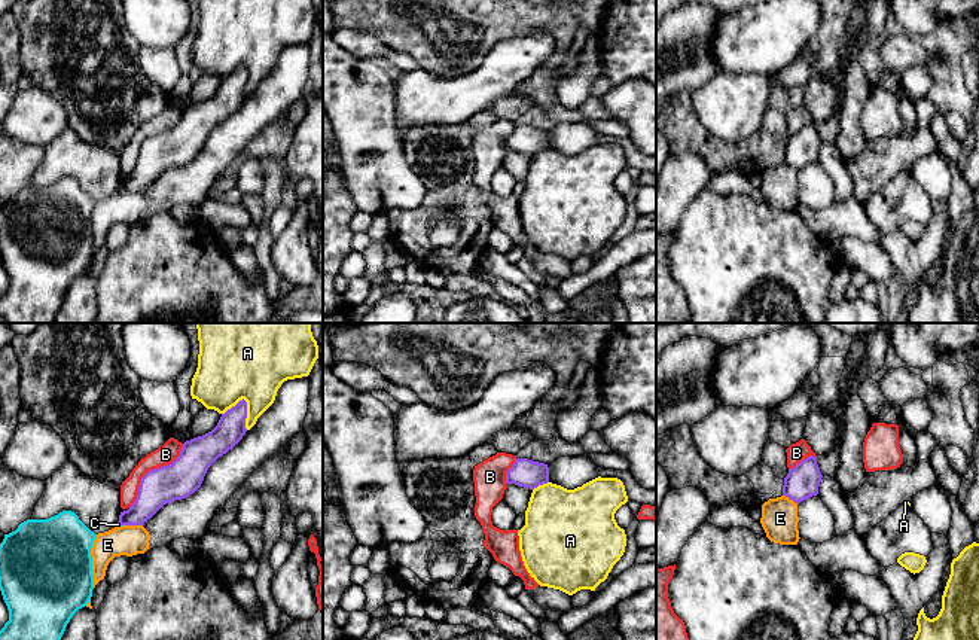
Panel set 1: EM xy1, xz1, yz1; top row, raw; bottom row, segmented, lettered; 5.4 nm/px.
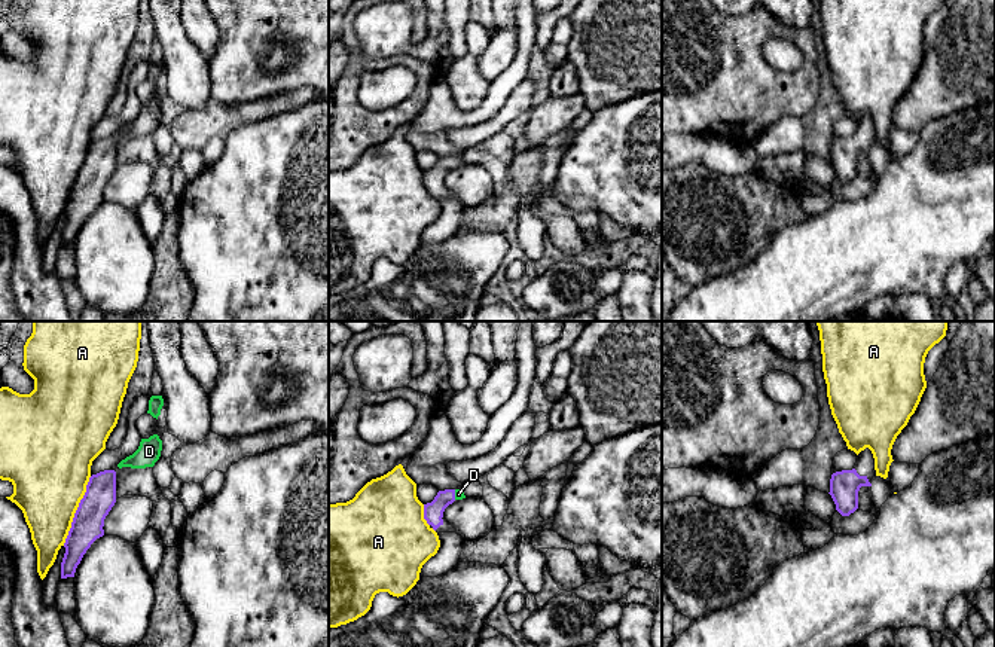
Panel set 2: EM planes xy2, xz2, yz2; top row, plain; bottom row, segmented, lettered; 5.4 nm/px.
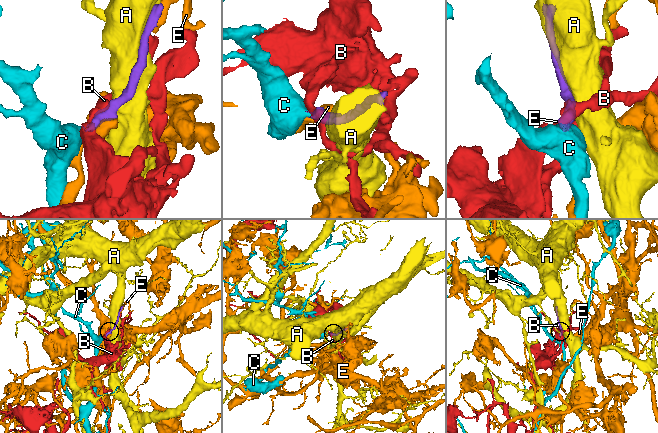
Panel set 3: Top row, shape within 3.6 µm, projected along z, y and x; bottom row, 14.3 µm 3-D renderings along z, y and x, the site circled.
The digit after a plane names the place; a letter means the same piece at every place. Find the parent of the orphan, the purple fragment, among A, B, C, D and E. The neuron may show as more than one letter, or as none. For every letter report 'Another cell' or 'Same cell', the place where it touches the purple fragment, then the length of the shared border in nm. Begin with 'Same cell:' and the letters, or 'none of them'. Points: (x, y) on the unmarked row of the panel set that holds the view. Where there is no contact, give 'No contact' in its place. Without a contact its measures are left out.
Same cell: C, D
A: Another cell. Touches purple at xy2 (76, 177). Shared border 400 nm
B: Another cell. Touches purple at xy1 (151, 137). Shared border 460 nm
C: Same cell. Touches purple at xy1 (119, 189). Shared border 30 nm
D: Same cell. Touches purple at xz2 (454, 161). Shared border 60 nm
E: Another cell. Touches purple at xy1 (133, 191). Shared border 110 nm

